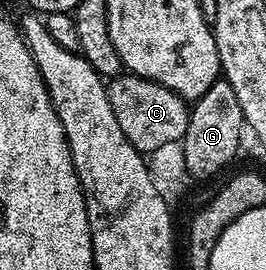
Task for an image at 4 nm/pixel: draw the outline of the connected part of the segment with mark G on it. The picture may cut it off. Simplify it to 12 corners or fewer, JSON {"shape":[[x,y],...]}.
{"shape":[[223,77],[191,104],[189,176],[216,175],[240,151],[246,124]]}

